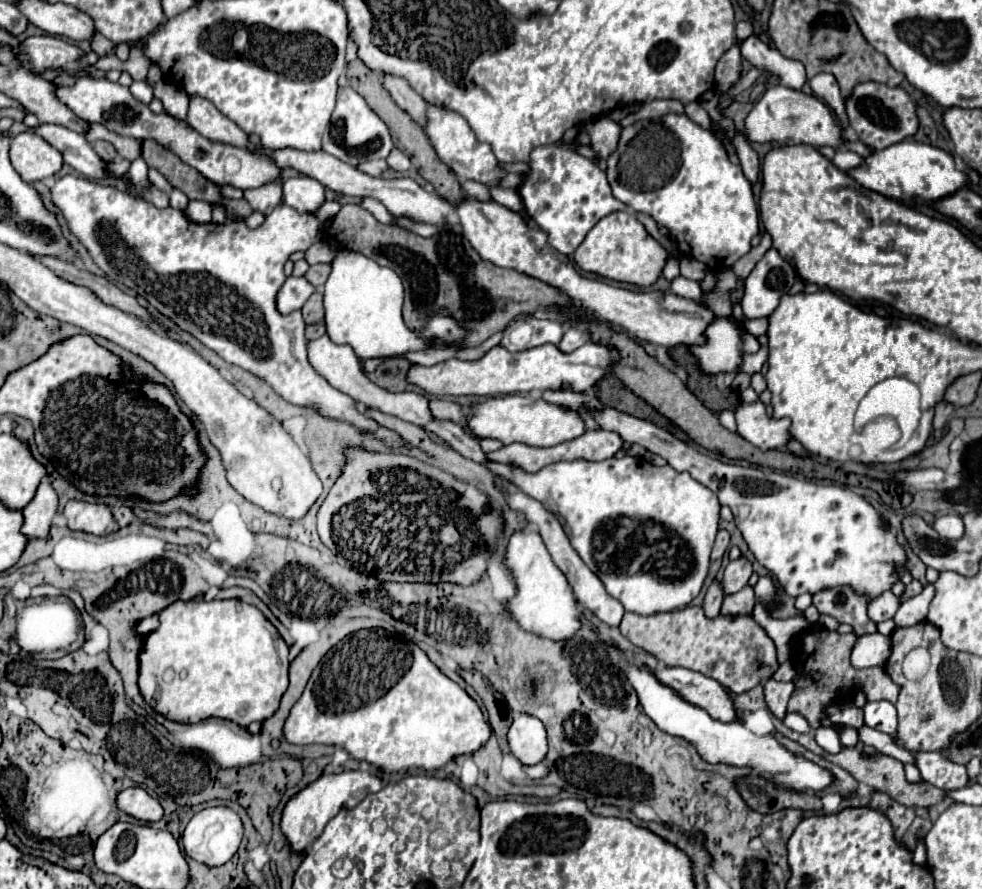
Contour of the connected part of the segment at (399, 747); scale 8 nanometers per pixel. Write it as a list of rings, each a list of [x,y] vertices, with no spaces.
[[[359,630],[347,638],[343,638],[341,642],[337,642],[319,662],[319,666],[313,670],[309,682],[307,682],[307,688],[303,692],[303,696],[299,698],[299,702],[293,706],[287,722],[285,722],[285,738],[291,742],[291,744],[329,744],[329,746],[341,746],[345,748],[355,760],[365,760],[373,766],[379,766],[381,770],[385,772],[405,772],[413,766],[417,768],[425,768],[425,770],[437,770],[441,768],[443,764],[447,764],[449,760],[453,760],[455,756],[459,754],[473,754],[477,752],[491,736],[491,726],[489,722],[483,718],[477,702],[457,684],[453,682],[451,678],[447,678],[431,660],[429,656],[411,640],[405,640],[401,636],[395,636],[387,630]]]

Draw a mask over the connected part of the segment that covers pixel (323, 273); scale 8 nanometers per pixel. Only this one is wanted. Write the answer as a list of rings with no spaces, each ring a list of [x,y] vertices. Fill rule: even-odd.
[[[317,264],[317,266],[309,266],[305,278],[311,282],[311,284],[325,284],[329,272],[327,272],[327,264]]]

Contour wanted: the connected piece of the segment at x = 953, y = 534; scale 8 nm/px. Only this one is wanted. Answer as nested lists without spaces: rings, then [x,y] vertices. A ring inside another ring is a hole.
[[[939,516],[933,522],[933,528],[943,536],[943,538],[961,538],[963,536],[963,520],[959,516]]]

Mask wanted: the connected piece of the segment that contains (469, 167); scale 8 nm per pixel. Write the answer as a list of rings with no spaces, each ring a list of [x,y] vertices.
[[[427,104],[423,130],[429,136],[437,156],[441,158],[441,162],[447,164],[451,170],[455,170],[459,180],[475,180],[481,184],[495,184],[497,186],[499,180],[505,176],[505,172],[499,168],[495,154],[491,154],[491,148],[475,138],[471,126],[467,124],[467,120],[461,114],[449,110],[445,106]]]

